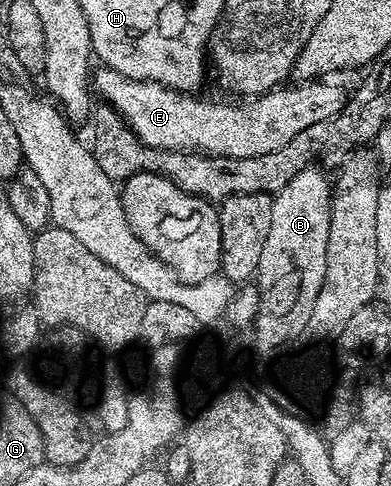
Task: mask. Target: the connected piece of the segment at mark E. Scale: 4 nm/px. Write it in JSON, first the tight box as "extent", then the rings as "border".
{"extent":[91,68,347,158],"border":[[[101,68],[91,78],[92,89],[105,97],[102,99],[120,114],[144,146],[208,154],[214,158],[250,158],[275,152],[275,148],[283,148],[283,144],[295,140],[311,124],[334,118],[345,109],[347,94],[333,80],[293,85],[254,97],[250,106],[224,106],[221,102],[200,102],[192,93],[171,90],[158,82],[124,78],[108,68]]]}

